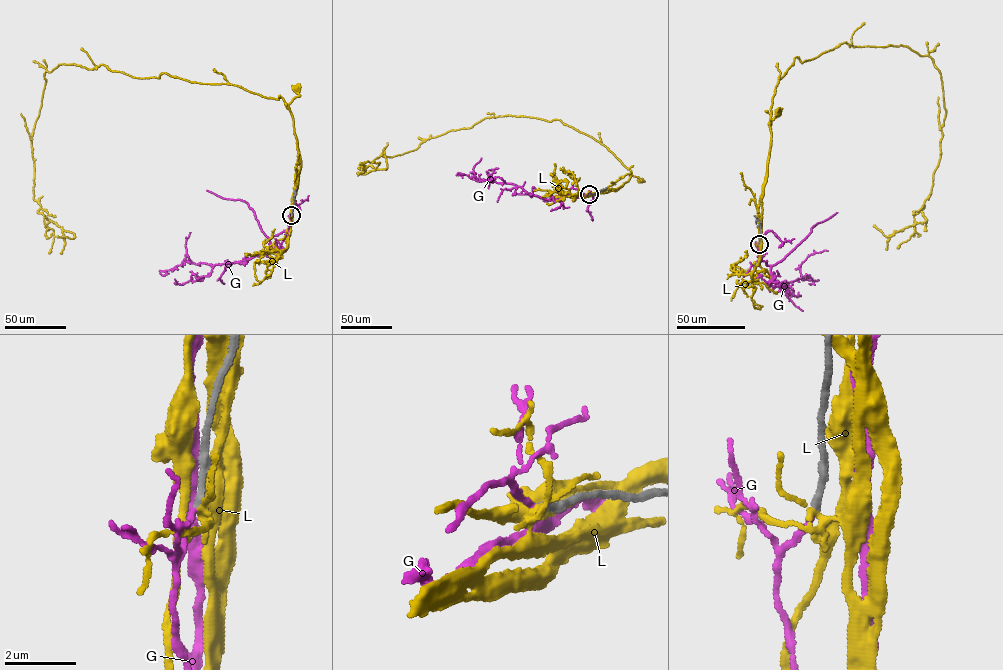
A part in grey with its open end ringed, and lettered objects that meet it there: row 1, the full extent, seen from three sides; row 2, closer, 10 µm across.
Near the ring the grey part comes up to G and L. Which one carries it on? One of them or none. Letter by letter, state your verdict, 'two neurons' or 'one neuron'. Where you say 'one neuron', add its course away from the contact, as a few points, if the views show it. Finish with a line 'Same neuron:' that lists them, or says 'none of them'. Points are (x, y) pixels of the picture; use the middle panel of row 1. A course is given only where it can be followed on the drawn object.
G: one neuron | via (589, 194), (574, 198), (561, 193), (551, 200), (529, 194), (497, 176), (479, 181), (473, 168), (481, 158)
L: two neurons
Same neuron: G

